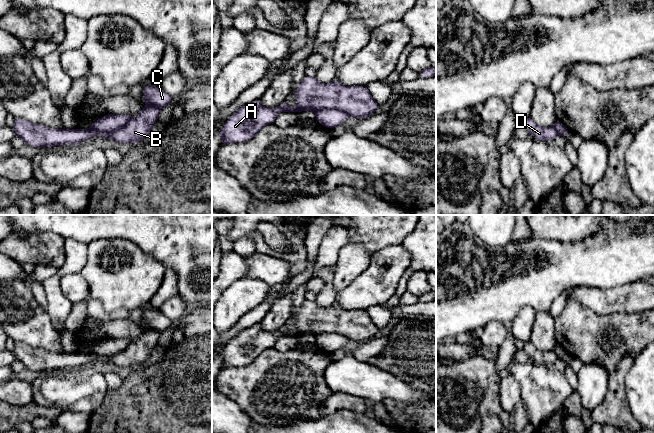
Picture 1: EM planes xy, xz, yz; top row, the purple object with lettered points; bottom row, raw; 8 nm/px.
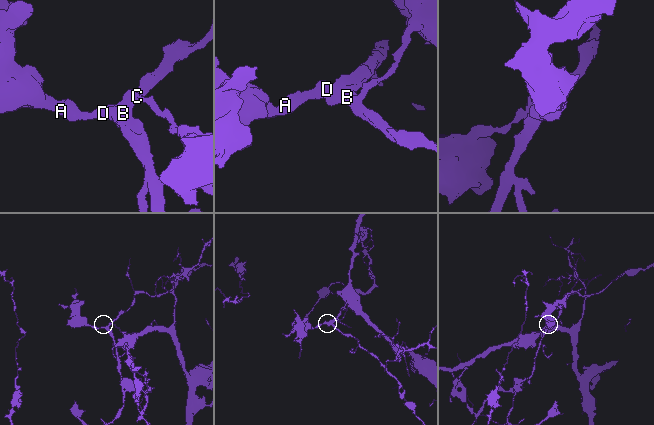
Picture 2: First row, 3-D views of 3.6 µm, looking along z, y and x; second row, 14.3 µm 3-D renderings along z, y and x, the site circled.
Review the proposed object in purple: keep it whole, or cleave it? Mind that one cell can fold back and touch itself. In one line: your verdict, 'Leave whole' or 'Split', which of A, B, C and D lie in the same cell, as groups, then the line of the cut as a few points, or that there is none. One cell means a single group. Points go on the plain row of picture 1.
Split. Groups: A B D / C. Split along xy (131, 341), (124, 349), (106, 359), (101, 359), (91, 352)

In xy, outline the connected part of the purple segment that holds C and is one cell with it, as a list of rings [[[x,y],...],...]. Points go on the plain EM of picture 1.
[[[151,308],[143,310],[142,320],[144,322],[144,328],[159,333],[169,329],[173,324],[165,315]]]

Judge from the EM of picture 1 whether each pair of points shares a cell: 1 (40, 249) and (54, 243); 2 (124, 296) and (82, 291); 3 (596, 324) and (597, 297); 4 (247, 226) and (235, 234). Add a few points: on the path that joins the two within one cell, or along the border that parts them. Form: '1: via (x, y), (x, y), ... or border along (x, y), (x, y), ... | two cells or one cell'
1: via (43, 248), (51, 246) | one cell
2: border along (79, 273), (86, 281), (90, 295) | two cells
3: border along (576, 301), (589, 311), (599, 314), (619, 313) | two cells
4: via (244, 226), (238, 231) | one cell

